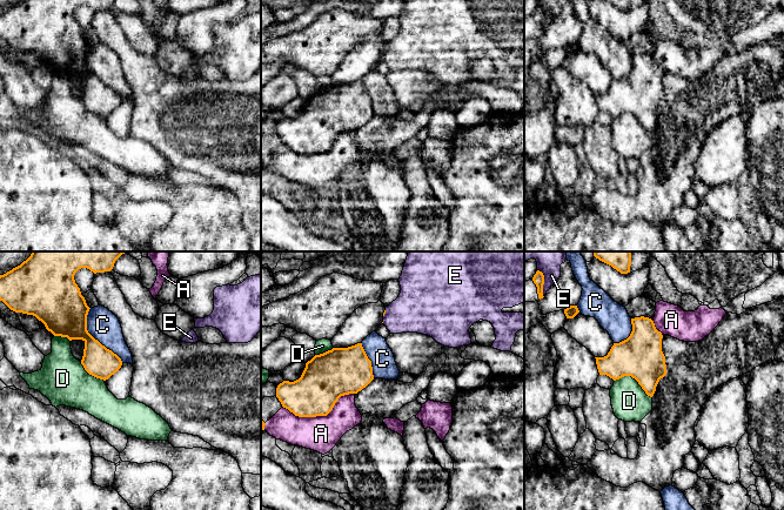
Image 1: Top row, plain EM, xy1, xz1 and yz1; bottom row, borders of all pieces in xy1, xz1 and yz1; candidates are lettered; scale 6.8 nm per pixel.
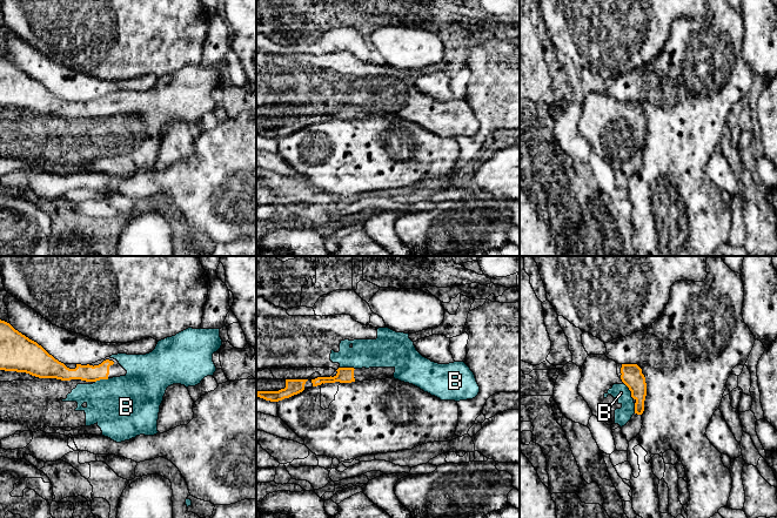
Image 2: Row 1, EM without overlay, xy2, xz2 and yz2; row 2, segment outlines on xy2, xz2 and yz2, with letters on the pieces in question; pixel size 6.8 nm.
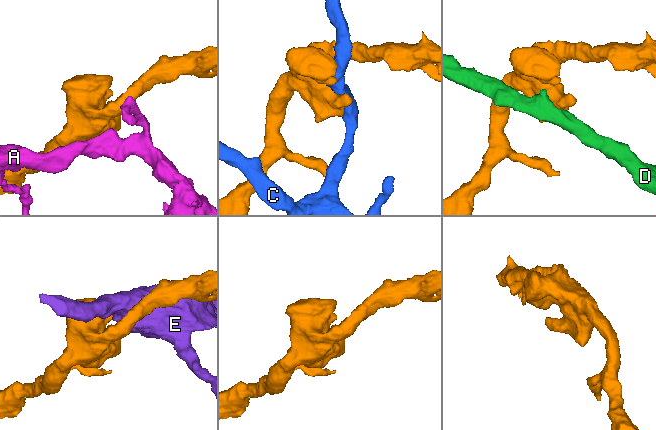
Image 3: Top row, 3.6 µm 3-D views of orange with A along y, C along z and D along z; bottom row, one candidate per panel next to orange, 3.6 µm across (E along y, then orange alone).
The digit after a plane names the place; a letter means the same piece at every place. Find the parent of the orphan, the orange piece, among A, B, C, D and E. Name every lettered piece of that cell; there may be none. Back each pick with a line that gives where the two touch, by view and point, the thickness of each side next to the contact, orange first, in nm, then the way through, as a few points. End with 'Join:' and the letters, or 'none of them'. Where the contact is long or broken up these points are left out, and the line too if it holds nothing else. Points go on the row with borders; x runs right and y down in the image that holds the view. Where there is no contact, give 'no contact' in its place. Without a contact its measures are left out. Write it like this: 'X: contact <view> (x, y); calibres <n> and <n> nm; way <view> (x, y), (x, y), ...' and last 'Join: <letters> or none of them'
B: contact yz2 (629, 389); calibres 150 and 110 nm; way yz2 (631, 376), (629, 389), (621, 392)
Join: B

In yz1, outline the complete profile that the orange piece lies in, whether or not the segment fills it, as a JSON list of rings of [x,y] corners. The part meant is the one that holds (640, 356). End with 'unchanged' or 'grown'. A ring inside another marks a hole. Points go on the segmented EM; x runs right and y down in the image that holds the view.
[[[649,317],[631,318],[631,324],[632,331],[626,340],[614,343],[607,356],[595,357],[597,369],[599,375],[614,381],[631,376],[652,397],[659,380],[666,375],[663,335]]]; unchanged

